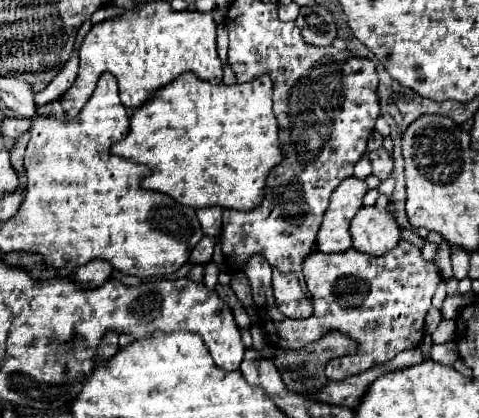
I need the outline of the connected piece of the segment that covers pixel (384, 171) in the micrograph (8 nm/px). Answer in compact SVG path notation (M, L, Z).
M379 147L375 151L369 153L369 159L371 159L371 167L373 167L373 175L377 175L381 181L387 179L391 175L391 169L393 169L393 159L391 155Z

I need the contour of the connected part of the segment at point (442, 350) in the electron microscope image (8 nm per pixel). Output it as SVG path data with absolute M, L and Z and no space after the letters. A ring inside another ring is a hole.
M433 345L431 359L437 363L443 363L443 365L453 365L459 359L457 345Z

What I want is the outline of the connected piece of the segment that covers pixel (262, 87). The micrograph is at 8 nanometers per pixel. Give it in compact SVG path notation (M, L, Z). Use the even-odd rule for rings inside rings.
M181 73L177 79L173 79L171 83L163 85L161 89L155 91L155 95L149 97L147 103L143 103L141 107L133 109L133 115L131 115L131 121L129 121L129 133L125 135L125 139L117 141L113 147L111 147L111 155L121 155L121 157L127 157L127 159L133 159L135 163L145 163L149 165L151 169L151 175L147 175L143 181L141 181L141 187L145 189L151 189L151 191L161 191L169 197L173 197L177 203L183 203L187 207L211 207L211 205L219 205L219 207L225 207L225 209L239 209L239 211L249 211L253 207L257 207L261 195L263 195L263 189L265 189L265 179L267 179L267 173L273 165L277 165L281 161L281 149L279 149L279 139L277 139L277 121L275 121L275 115L271 111L271 79L269 75L261 75L249 83L233 83L233 85L225 85L225 83L209 83L205 79L199 79L195 73Z

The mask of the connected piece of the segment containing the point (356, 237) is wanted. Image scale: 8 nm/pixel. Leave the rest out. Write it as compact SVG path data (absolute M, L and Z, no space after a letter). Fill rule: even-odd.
M361 207L357 211L351 221L351 237L357 251L375 257L391 251L401 239L393 215L377 207Z

